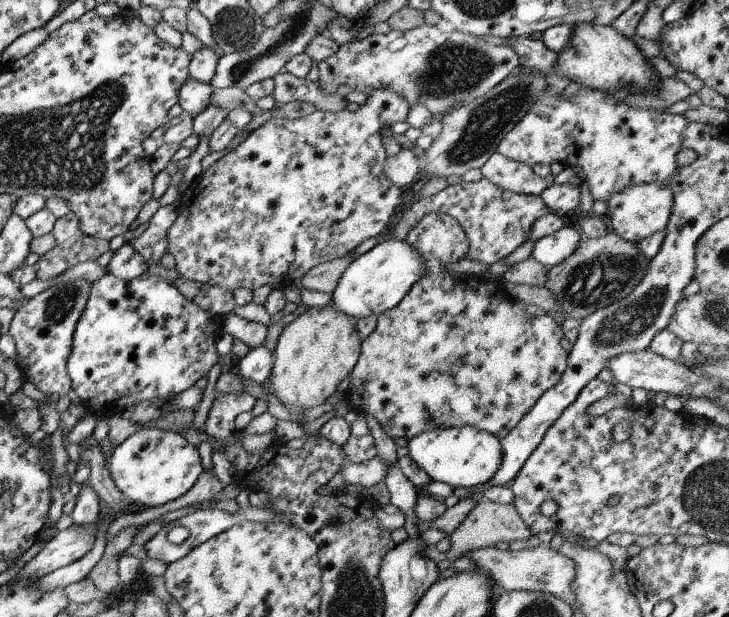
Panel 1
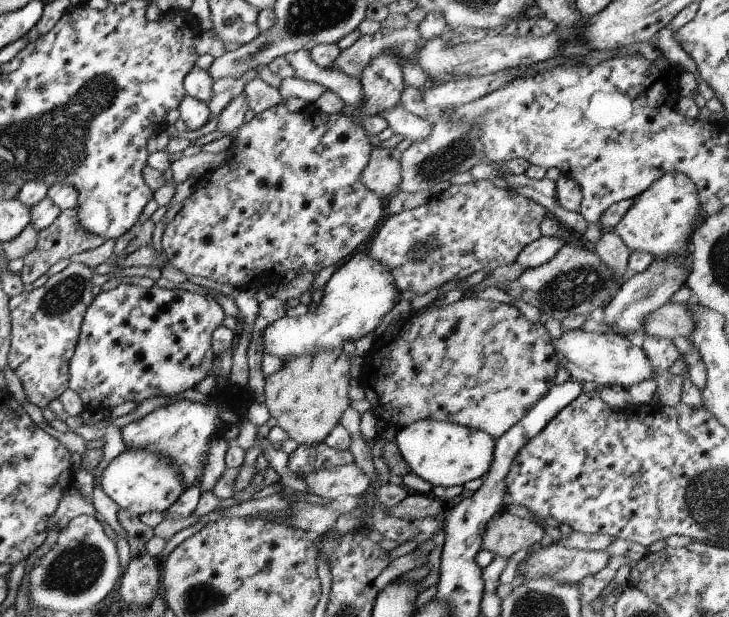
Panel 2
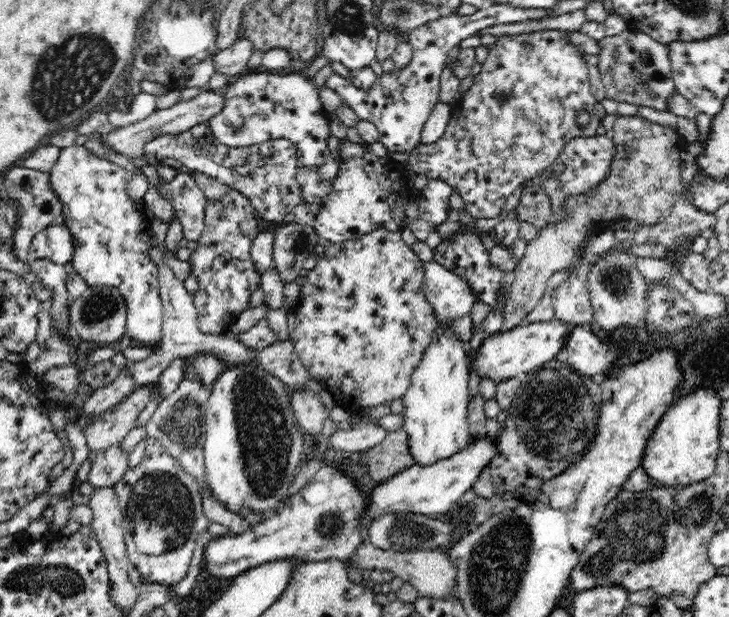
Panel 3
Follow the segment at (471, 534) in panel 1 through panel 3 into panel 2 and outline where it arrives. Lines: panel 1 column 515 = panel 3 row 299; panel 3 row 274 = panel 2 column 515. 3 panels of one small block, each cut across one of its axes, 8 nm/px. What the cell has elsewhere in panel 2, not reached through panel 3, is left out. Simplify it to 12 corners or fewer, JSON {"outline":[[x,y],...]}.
{"outline":[[498,512],[481,551],[509,559],[543,538],[543,524]]}

